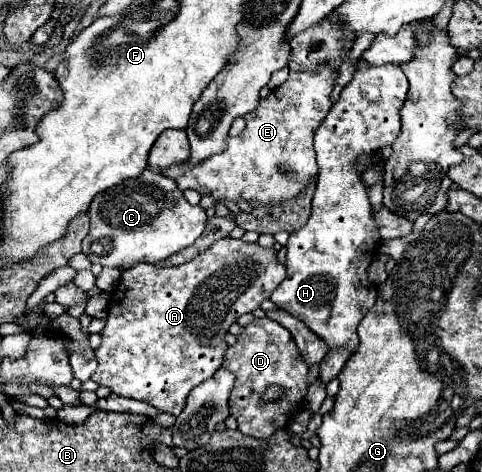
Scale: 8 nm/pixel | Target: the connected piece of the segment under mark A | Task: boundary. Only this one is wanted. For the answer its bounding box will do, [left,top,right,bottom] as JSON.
[91,237,285,417]

